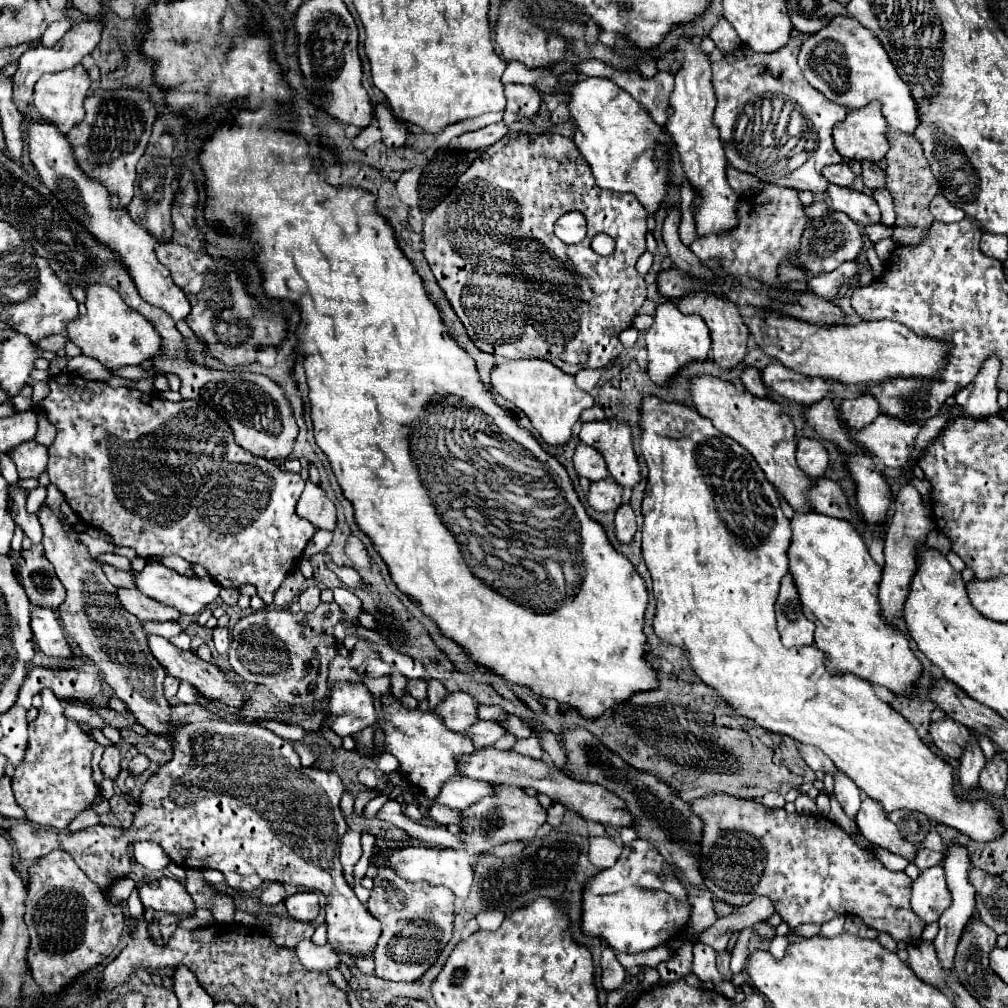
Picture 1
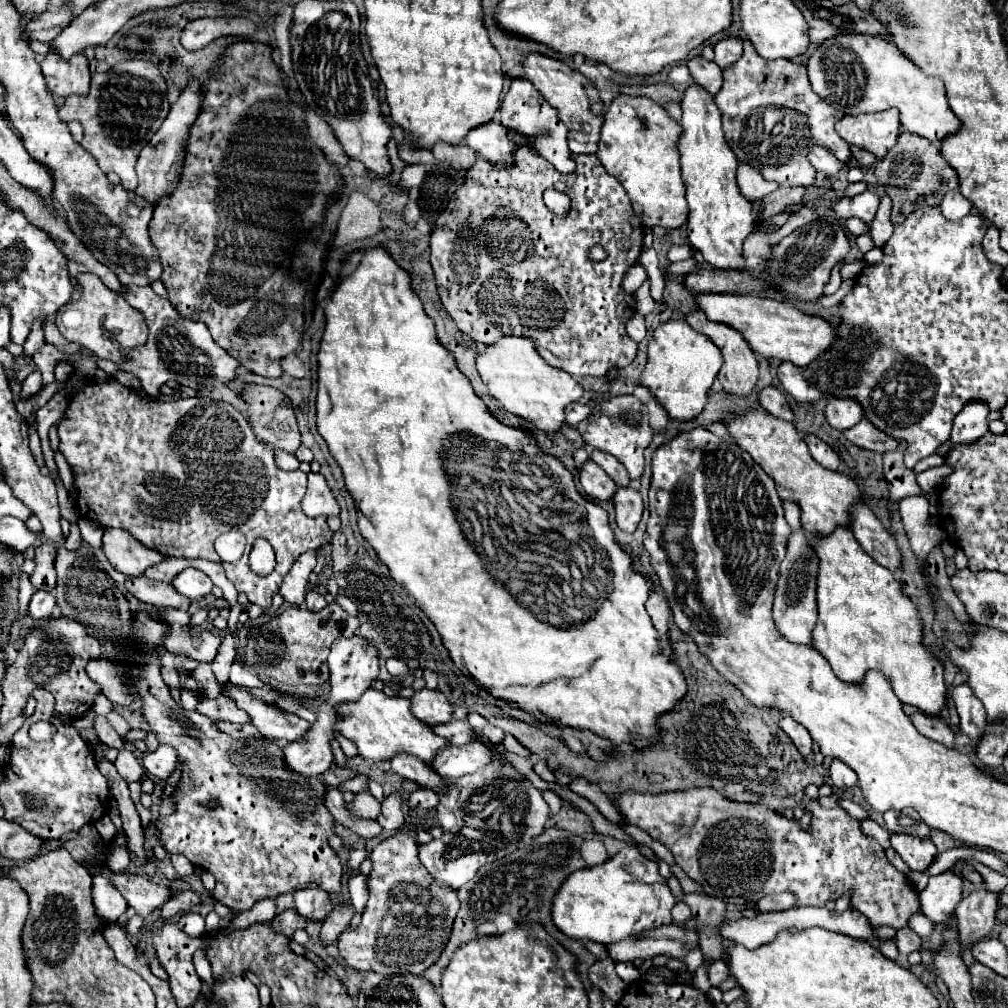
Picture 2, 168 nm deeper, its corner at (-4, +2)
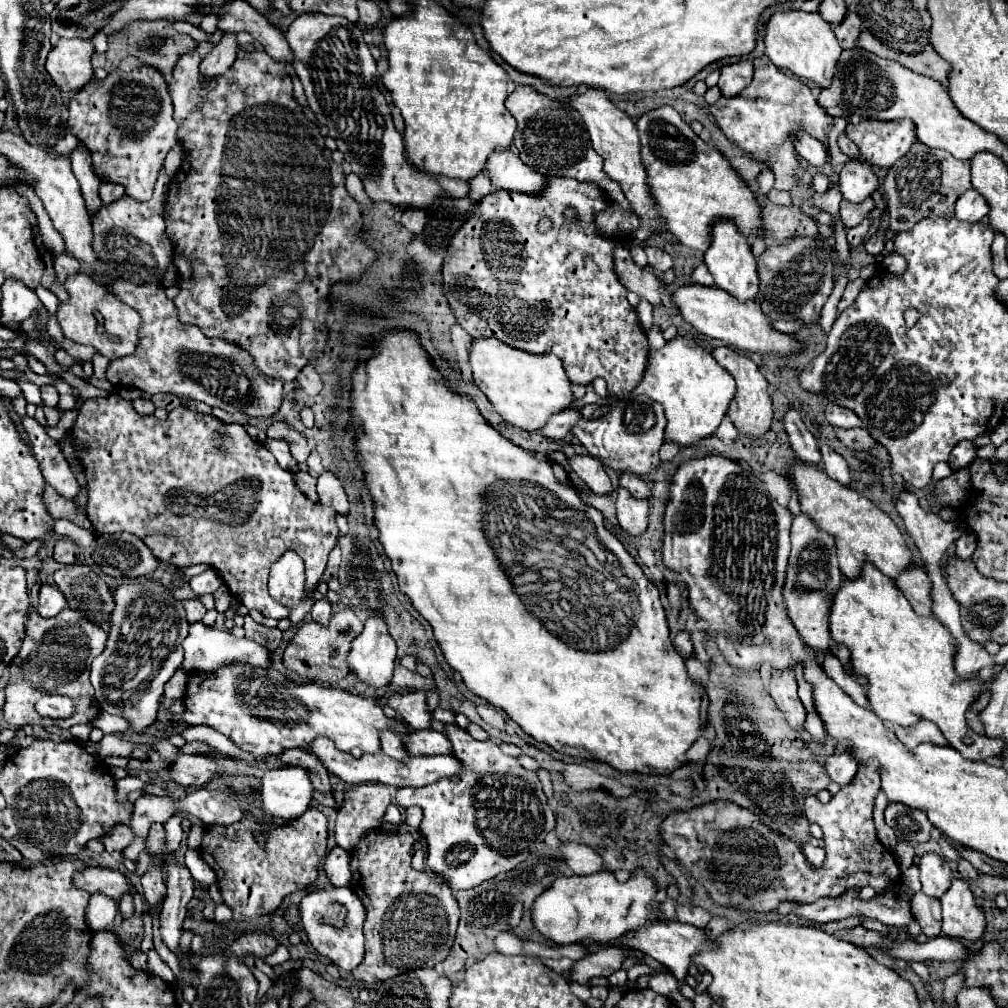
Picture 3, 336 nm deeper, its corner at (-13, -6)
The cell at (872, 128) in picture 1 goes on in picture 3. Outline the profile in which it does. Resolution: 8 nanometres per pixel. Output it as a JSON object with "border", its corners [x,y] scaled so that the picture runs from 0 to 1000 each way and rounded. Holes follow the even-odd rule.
{"border":[[[891,118],[891,120],[857,120],[853,124],[839,124],[839,134],[849,142],[853,148],[853,160],[863,160],[865,164],[873,166],[885,166],[909,138],[907,122],[903,118]]]}

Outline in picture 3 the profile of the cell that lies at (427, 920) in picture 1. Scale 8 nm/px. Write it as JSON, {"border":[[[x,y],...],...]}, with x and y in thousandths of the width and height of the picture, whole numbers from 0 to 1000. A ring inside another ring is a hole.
{"border":[[[369,824],[349,844],[347,862],[351,872],[351,884],[355,886],[355,890],[363,900],[363,916],[361,916],[363,945],[361,945],[361,953],[349,963],[349,967],[355,973],[371,977],[415,959],[429,961],[444,949],[450,938],[450,928],[456,914],[454,894],[450,892],[446,878],[438,872],[438,868],[431,864],[413,864],[409,860],[409,844],[411,844],[411,832],[405,826],[391,828],[379,824]]]}

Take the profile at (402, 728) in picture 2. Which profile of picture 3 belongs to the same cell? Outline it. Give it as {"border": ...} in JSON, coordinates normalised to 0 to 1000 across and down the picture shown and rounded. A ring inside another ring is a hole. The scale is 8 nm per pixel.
{"border":[[[228,660],[220,662],[218,666],[204,668],[194,666],[187,672],[187,684],[185,684],[185,705],[181,707],[181,713],[187,719],[206,719],[214,723],[216,727],[228,731],[238,743],[248,745],[252,749],[272,749],[280,747],[288,741],[304,743],[313,729],[321,729],[331,735],[331,739],[337,745],[349,745],[357,743],[359,747],[377,747],[377,727],[387,725],[395,731],[405,731],[407,719],[389,711],[383,711],[373,691],[355,691],[347,689],[339,684],[327,684],[317,678],[304,678],[304,680],[292,680],[288,678],[278,666],[274,664],[256,664],[256,662],[242,662],[242,660]]]}

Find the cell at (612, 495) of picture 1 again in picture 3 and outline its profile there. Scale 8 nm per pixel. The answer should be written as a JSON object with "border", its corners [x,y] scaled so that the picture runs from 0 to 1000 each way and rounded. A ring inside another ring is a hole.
{"border":[[[571,451],[565,455],[565,463],[573,469],[573,473],[585,483],[591,491],[605,491],[607,489],[607,477],[603,469],[599,467],[599,461],[593,459],[587,451]]]}

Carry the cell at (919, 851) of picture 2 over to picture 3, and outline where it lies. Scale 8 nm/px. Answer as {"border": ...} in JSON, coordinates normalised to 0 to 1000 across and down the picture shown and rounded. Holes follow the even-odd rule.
{"border":[[[917,846],[911,852],[911,862],[913,862],[915,884],[927,892],[933,892],[938,886],[938,880],[942,880],[944,872],[940,854],[929,846]]]}

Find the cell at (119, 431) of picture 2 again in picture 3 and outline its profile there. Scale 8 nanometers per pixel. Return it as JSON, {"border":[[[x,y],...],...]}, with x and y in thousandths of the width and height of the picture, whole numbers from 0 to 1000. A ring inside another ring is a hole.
{"border":[[[111,390],[109,394],[105,396],[87,396],[81,404],[79,404],[79,410],[77,410],[77,416],[71,424],[71,436],[73,439],[81,439],[83,445],[77,447],[79,455],[81,455],[81,461],[83,461],[83,469],[85,469],[85,475],[87,475],[87,487],[89,487],[89,495],[87,495],[87,501],[85,501],[85,511],[87,515],[91,517],[93,521],[93,527],[95,529],[121,529],[121,527],[127,527],[143,537],[151,535],[151,533],[165,533],[165,535],[171,535],[175,537],[177,543],[157,543],[153,545],[155,551],[159,555],[163,555],[163,559],[171,559],[171,563],[175,564],[185,564],[188,561],[194,561],[194,559],[204,559],[208,561],[212,566],[218,568],[218,572],[224,576],[226,584],[230,586],[232,592],[236,592],[236,596],[240,600],[244,600],[246,604],[254,604],[258,606],[262,612],[270,612],[270,614],[280,614],[280,612],[286,612],[286,604],[278,598],[274,598],[268,590],[266,590],[266,568],[268,568],[268,563],[270,559],[274,559],[286,545],[292,545],[300,555],[302,555],[302,561],[304,561],[304,568],[306,568],[306,586],[312,586],[319,568],[321,568],[321,563],[323,563],[323,557],[325,557],[325,551],[327,547],[333,543],[335,539],[335,523],[333,523],[333,507],[329,503],[317,503],[317,499],[312,499],[308,497],[292,479],[292,473],[282,467],[276,457],[272,455],[272,451],[260,441],[260,439],[254,439],[242,422],[238,420],[222,420],[218,416],[214,416],[212,412],[200,412],[200,410],[192,410],[192,408],[187,408],[187,406],[171,406],[167,410],[167,414],[163,418],[155,416],[153,412],[137,412],[133,402],[125,396],[121,396],[119,392]],[[177,545],[179,545],[179,561],[173,561],[173,553],[177,553]]]}

